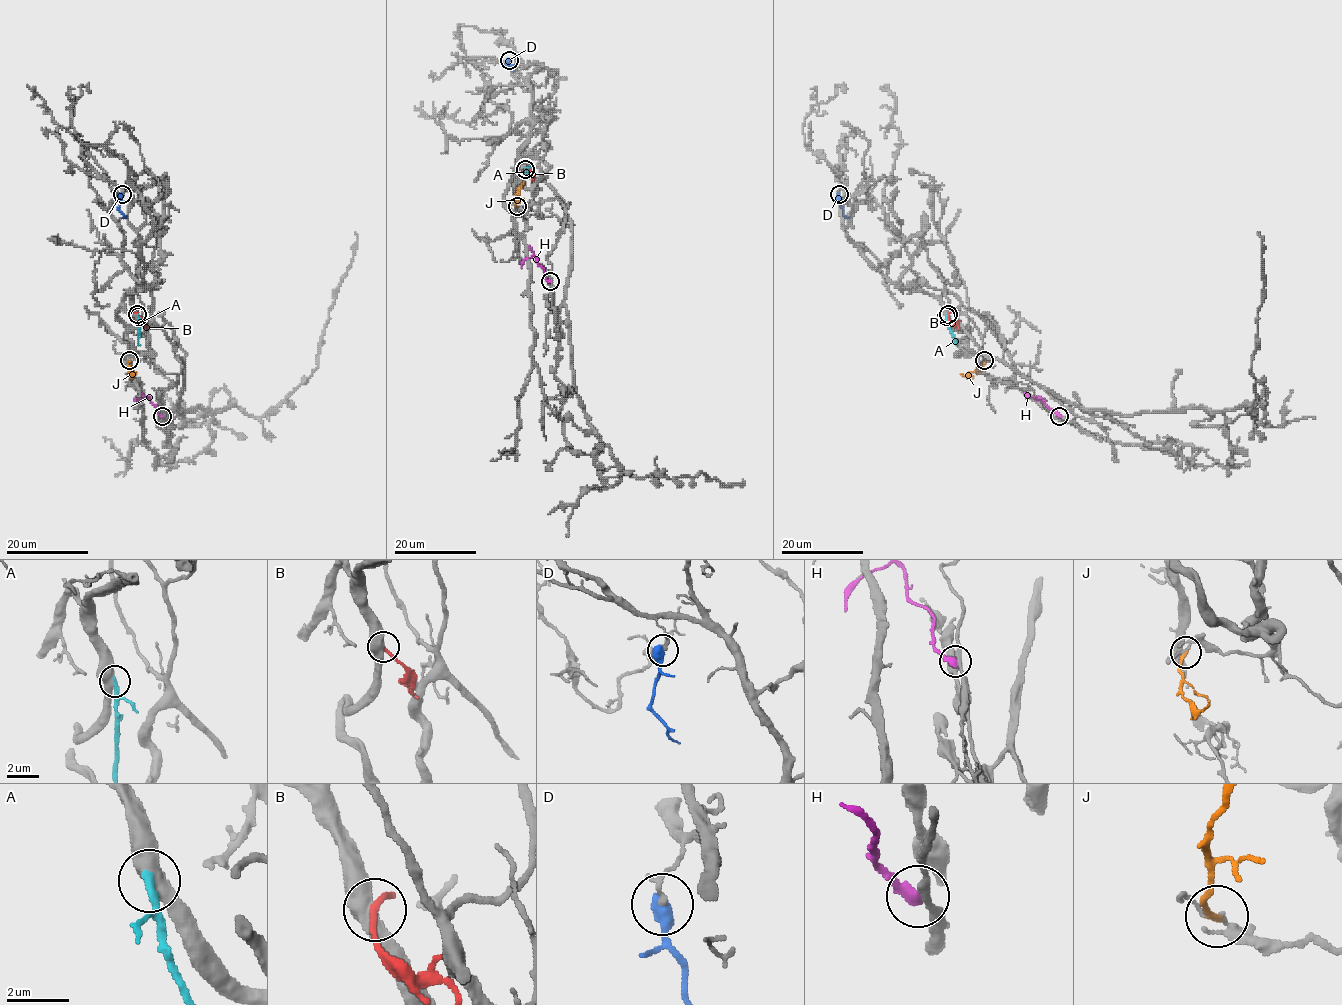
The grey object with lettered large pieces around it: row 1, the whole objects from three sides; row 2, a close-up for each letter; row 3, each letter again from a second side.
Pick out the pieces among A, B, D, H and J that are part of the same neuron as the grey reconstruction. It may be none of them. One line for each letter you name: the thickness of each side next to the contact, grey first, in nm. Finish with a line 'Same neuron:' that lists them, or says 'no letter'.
A: 500 nm thick on the grey side, 320 nm on the other
Same neuron: A

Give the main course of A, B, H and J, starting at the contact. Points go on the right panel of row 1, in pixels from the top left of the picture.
A: (946, 316), (957, 344)
B: (947, 315), (958, 328)
H: (1059, 416), (1034, 396), (1036, 400), (1047, 401)
J: (984, 360), (973, 371), (965, 375), (960, 373)

